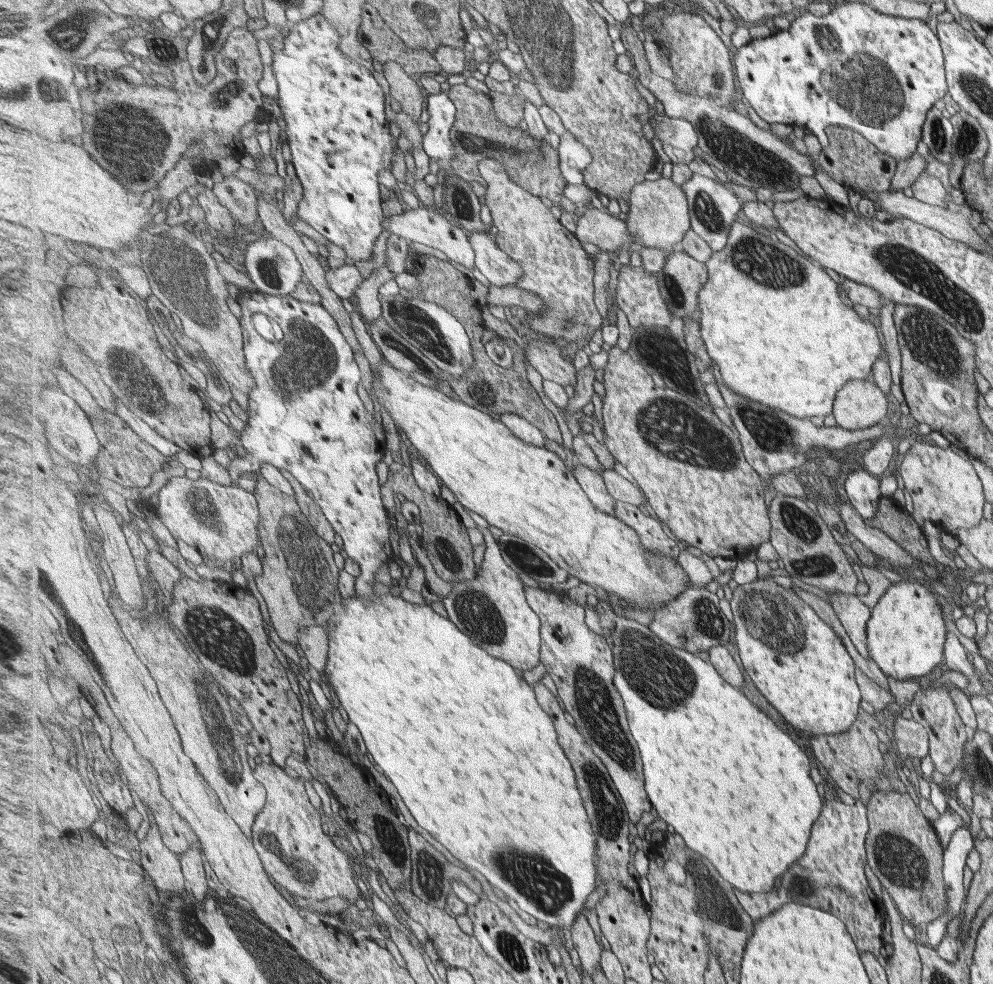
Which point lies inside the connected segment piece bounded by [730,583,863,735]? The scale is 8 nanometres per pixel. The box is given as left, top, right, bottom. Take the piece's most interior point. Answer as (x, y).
(817, 689)

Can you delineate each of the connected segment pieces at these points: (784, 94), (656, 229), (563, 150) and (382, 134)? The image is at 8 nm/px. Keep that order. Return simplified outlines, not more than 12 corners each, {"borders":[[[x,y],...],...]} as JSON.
{"borders":[[[860,2],[735,54],[768,123],[899,165],[946,94],[928,24]],[[673,177],[636,185],[628,223],[643,247],[678,252],[692,214]],[[570,131],[558,152],[568,182],[585,184],[594,152]],[[322,12],[273,47],[299,214],[358,262],[397,140]]]}

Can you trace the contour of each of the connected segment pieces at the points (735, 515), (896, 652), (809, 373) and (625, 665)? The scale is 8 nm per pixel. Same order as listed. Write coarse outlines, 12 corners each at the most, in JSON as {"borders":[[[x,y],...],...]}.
{"borders":[[[613,347],[605,444],[710,556],[772,540],[740,434]],[[916,580],[873,608],[870,655],[915,680],[942,660],[946,624]],[[734,221],[701,332],[724,384],[835,414],[882,350],[796,248]],[[612,618],[660,816],[747,893],[806,855],[812,756],[721,675]]]}

